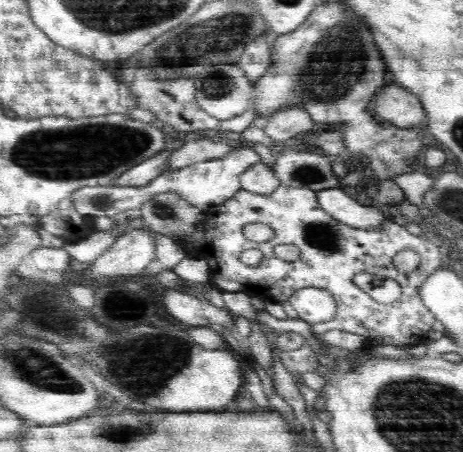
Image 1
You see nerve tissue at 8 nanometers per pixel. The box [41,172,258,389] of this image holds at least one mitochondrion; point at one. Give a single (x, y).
(162, 210)

